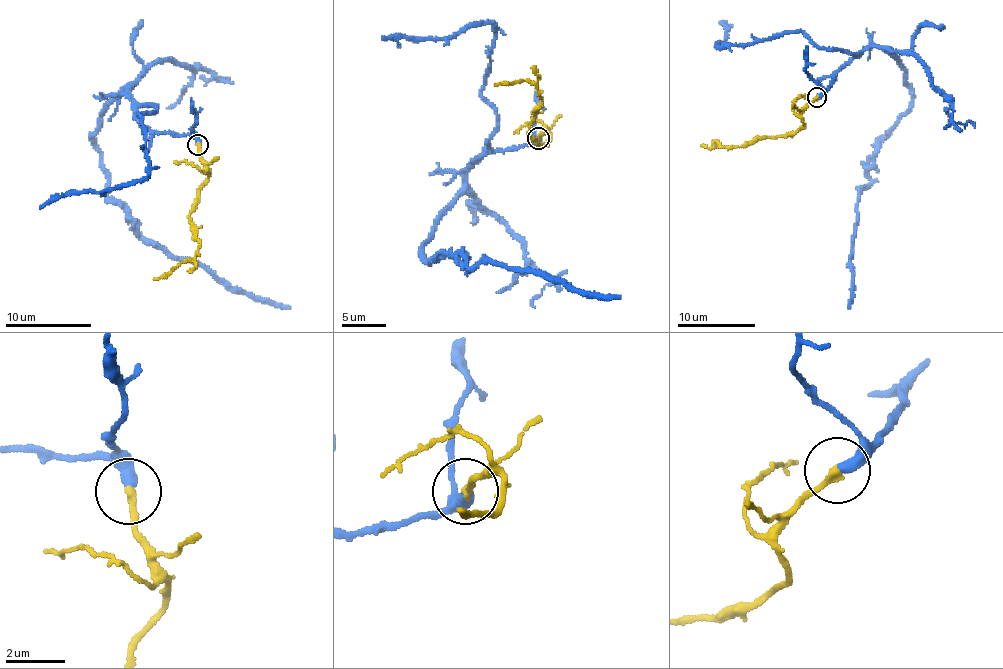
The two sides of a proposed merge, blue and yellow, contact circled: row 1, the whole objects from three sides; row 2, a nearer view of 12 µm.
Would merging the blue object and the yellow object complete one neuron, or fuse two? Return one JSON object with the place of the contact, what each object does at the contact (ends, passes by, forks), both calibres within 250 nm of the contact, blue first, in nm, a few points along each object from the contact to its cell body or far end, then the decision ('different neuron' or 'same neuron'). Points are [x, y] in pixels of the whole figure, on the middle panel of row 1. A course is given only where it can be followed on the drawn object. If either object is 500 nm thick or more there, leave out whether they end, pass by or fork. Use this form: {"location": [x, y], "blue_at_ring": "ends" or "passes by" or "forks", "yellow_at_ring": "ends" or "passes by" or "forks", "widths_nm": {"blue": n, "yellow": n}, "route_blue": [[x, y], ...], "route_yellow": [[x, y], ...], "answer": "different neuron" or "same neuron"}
{"location": [538, 138], "blue_at_ring": "ends", "yellow_at_ring": "ends", "widths_nm": {"blue": 400, "yellow": 280}, "route_blue": [[539, 138], [490, 150], [469, 167], [423, 246], [425, 262], [451, 255], [469, 267], [498, 262], [620, 297]], "route_yellow": [[539, 138], [549, 133], [548, 144], [529, 136], [533, 109], [542, 102], [540, 90], [526, 80], [495, 85]], "answer": "same neuron"}

